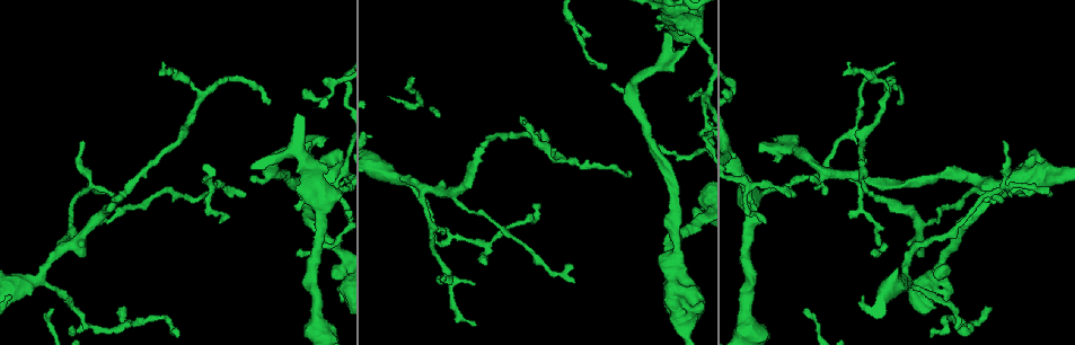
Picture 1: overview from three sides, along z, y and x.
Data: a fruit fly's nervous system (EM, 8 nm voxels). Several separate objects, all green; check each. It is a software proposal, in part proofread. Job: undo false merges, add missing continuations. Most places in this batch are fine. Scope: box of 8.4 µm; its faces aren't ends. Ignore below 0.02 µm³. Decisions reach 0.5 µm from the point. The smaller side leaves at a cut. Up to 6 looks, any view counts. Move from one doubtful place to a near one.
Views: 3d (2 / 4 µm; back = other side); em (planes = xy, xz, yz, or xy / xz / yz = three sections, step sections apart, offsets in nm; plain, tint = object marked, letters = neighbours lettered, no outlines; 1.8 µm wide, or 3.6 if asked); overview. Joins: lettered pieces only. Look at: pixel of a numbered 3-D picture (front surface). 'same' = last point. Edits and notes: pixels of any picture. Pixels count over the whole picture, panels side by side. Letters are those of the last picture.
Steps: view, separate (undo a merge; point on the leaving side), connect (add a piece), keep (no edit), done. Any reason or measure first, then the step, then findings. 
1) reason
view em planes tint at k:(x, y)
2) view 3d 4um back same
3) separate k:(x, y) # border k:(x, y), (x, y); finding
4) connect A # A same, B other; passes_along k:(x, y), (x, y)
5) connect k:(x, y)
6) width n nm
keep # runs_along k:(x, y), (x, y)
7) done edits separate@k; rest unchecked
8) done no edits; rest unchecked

thick turns thin
view 3d 2um at 1:(95, 224)

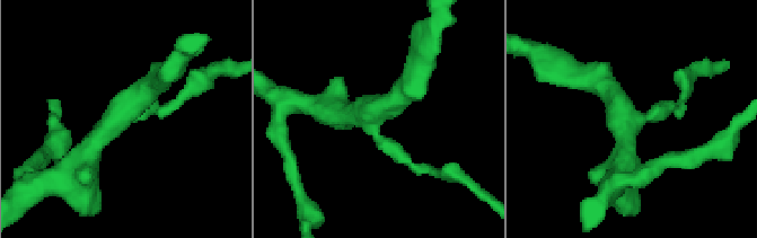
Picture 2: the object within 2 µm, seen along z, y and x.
arms 3
view em xz step 16 letters at 2:(115, 118)

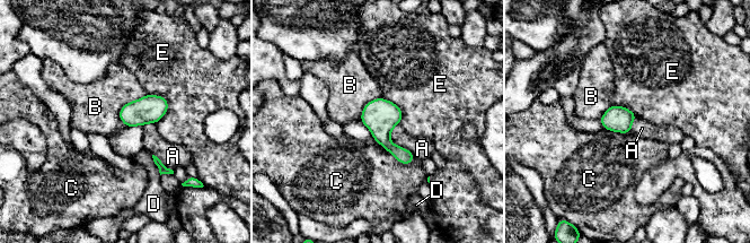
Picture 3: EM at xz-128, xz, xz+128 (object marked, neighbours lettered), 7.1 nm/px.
width 180 nm
keep # A other, B other, C other, D other, E other; border 3:(396, 124), (390, 140), (414, 156); continuous, no second neuron

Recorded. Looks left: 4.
tapers out
view em planes letters at 1:(484, 259)

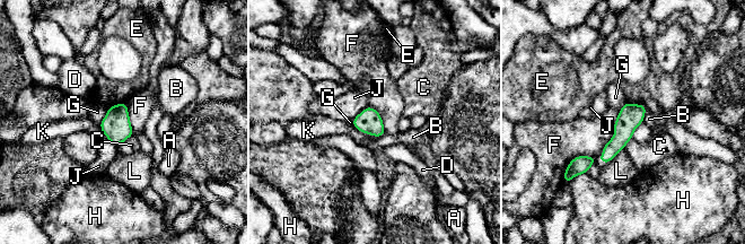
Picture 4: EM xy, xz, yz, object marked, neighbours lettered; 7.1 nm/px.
width 170 nm
keep # A other, B other, C other, D other, E other, F other, G other, H other, J other, K other, L other; none of them fits

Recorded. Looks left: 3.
tapers out
view 3d 2um at 1:(573, 282)

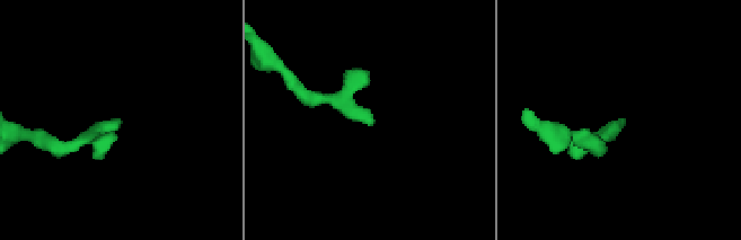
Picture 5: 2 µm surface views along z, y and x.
need the tissue
view em planes letters at 5:(121, 122)

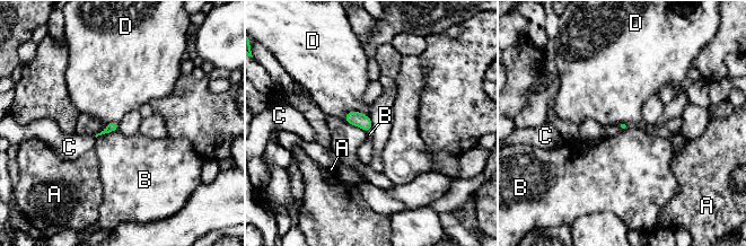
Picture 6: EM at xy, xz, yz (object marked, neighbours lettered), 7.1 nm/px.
longest_contact D 190 nm
keep # A other, B other, C other, D other; none of them fits

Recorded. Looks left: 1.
done no edits; rest unchecked

